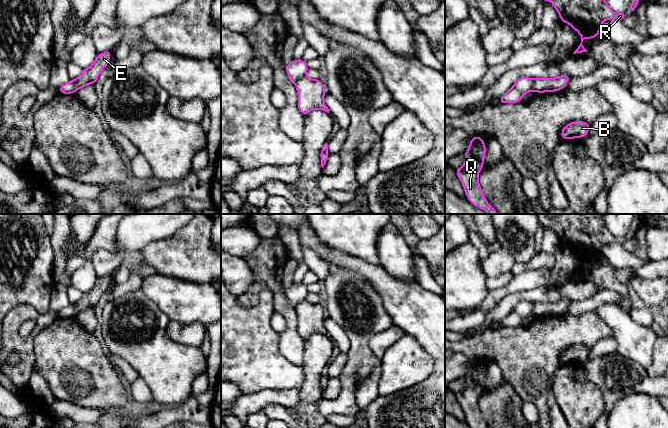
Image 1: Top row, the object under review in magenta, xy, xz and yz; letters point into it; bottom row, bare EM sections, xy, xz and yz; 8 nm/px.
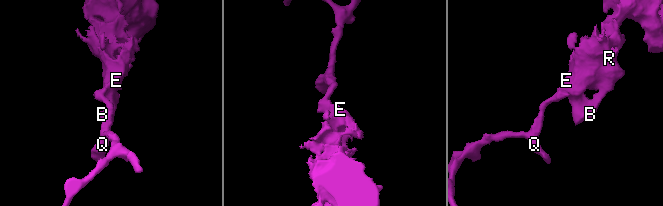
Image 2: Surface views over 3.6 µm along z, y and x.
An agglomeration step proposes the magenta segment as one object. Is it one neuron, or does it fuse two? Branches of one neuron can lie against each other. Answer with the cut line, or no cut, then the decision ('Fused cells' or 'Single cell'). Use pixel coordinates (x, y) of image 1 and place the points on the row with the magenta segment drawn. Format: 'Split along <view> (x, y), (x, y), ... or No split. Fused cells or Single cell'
Split along yz (532, 79), (535, 90). Fused cells

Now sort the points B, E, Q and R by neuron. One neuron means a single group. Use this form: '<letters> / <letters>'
B E R / Q

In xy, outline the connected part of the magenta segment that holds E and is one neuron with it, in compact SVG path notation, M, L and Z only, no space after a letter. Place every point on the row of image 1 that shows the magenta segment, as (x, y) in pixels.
M112 51L97 54L93 64L82 69L82 73L75 79L76 90L84 88L88 84L96 84L102 70L109 64Z

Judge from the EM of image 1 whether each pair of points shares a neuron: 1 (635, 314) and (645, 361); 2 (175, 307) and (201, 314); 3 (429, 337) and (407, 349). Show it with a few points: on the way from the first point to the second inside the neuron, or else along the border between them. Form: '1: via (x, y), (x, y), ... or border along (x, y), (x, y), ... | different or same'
1: border along (628, 313), (636, 322), (649, 328) | different
2: via (181, 307), (195, 308) | same
3: border along (405, 333), (412, 336), (433, 361) | different

